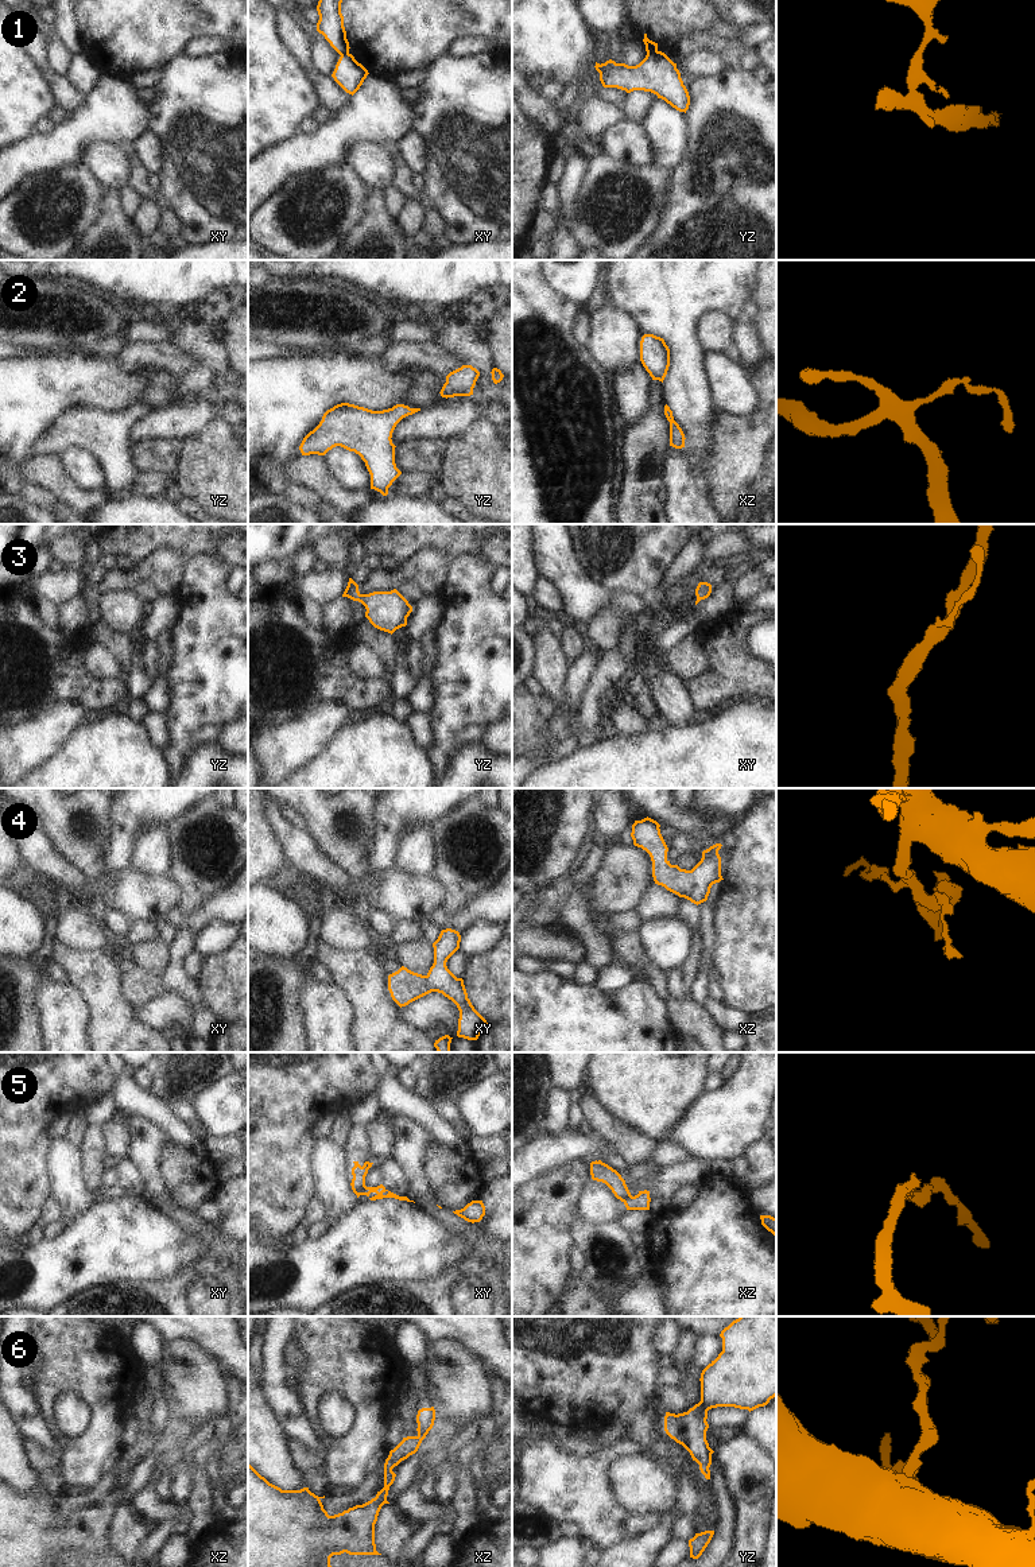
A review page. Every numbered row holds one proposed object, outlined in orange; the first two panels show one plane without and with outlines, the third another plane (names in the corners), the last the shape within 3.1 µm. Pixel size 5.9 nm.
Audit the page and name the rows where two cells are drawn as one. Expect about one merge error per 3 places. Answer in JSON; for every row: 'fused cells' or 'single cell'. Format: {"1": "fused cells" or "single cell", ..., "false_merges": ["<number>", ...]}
{"1": "fused cells", "2": "single cell", "3": "single cell", "4": "single cell", "5": "fused cells", "6": "single cell", "false_merges": ["1", "5"]}

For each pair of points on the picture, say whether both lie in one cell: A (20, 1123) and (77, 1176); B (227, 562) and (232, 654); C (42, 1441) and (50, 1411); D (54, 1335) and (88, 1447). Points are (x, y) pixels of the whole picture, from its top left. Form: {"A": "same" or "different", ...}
{"A": "different", "B": "same", "C": "different", "D": "same"}

